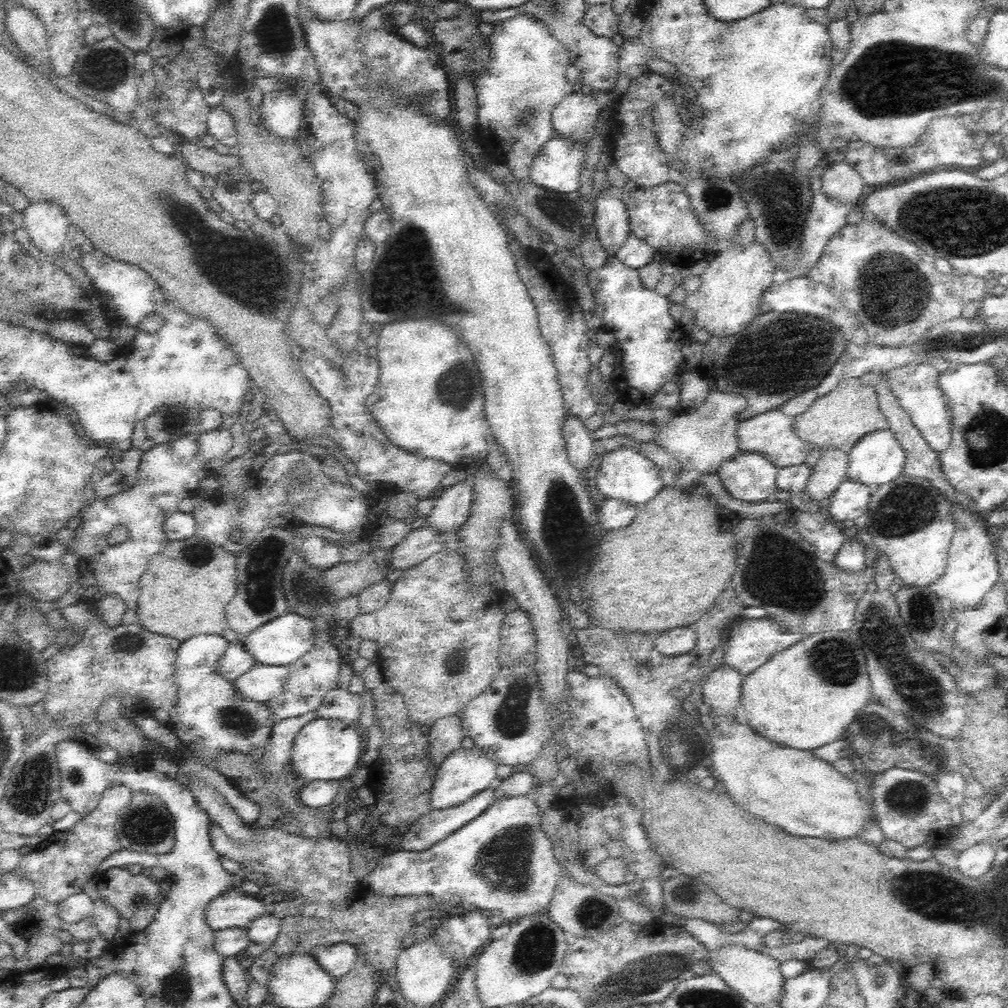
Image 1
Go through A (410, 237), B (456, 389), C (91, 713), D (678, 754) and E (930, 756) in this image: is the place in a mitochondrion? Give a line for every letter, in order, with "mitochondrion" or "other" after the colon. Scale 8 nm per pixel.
A: mitochondrion
B: mitochondrion
C: other
D: mitochondrion
E: mitochondrion

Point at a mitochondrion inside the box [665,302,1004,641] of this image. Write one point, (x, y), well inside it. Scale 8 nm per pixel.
(906, 513)

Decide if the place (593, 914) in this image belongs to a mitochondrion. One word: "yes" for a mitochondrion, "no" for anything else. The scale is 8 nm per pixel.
yes

